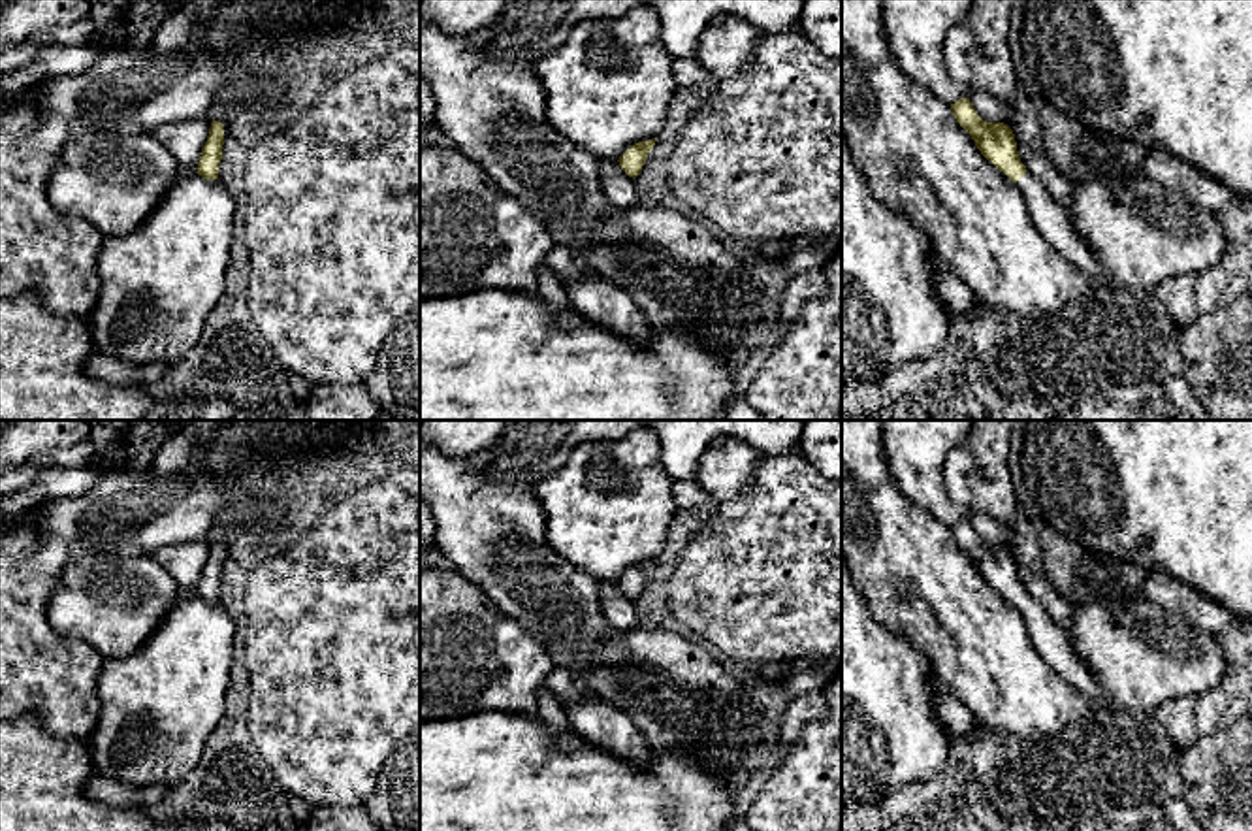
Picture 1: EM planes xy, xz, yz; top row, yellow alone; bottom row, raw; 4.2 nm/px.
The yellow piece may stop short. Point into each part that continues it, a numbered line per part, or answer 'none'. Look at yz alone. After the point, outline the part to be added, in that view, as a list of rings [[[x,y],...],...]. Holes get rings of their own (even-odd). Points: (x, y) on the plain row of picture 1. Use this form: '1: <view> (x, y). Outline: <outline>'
1: yz (1053, 645). Outline: [[[1026,594],[1015,607],[1026,620],[1030,637],[1041,658],[1096,707],[1109,707],[1111,697],[1077,658],[1067,635],[1054,624],[1047,609],[1030,594]]]

